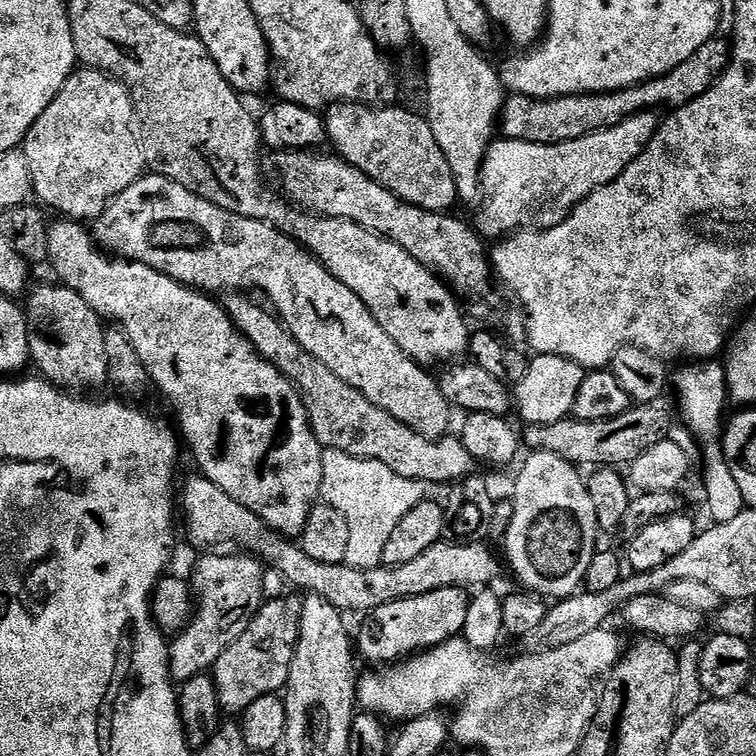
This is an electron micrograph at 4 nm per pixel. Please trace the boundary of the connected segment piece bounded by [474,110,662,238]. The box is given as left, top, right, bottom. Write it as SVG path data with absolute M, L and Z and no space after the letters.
M652 110L640 112L606 130L557 144L493 139L480 172L482 199L478 204L480 213L474 219L475 227L485 237L503 238L517 231L531 212L544 212L547 208L552 208L551 223L561 224L591 192L614 182L630 162L644 153L662 123L661 117L656 116L659 115Z

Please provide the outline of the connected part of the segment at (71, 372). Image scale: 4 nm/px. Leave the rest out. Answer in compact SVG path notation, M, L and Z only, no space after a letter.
M59 282L40 284L27 293L28 355L43 379L68 390L100 388L108 384L106 327L86 298Z

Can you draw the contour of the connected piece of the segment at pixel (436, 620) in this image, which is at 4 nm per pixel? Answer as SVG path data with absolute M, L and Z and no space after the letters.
M443 588L442 590L434 590L430 594L418 594L418 598L402 598L398 602L386 602L386 606L378 606L378 610L367 613L364 625L360 628L360 640L358 636L358 652L365 656L368 660L384 660L380 662L392 662L397 658L407 658L415 656L421 652L426 652L430 648L437 648L439 644L445 644L447 640L457 639L463 633L464 627L466 626L466 614L469 604L469 593L462 588Z

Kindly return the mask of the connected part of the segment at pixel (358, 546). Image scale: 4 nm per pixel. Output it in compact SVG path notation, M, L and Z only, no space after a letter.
M324 448L320 495L323 503L334 506L334 510L346 518L346 526L350 526L350 542L344 563L351 568L370 570L384 564L386 542L390 542L394 526L398 526L398 522L402 522L402 518L406 518L414 506L426 499L424 491L426 485L423 480L402 478L402 474L394 474L394 470L382 462Z

